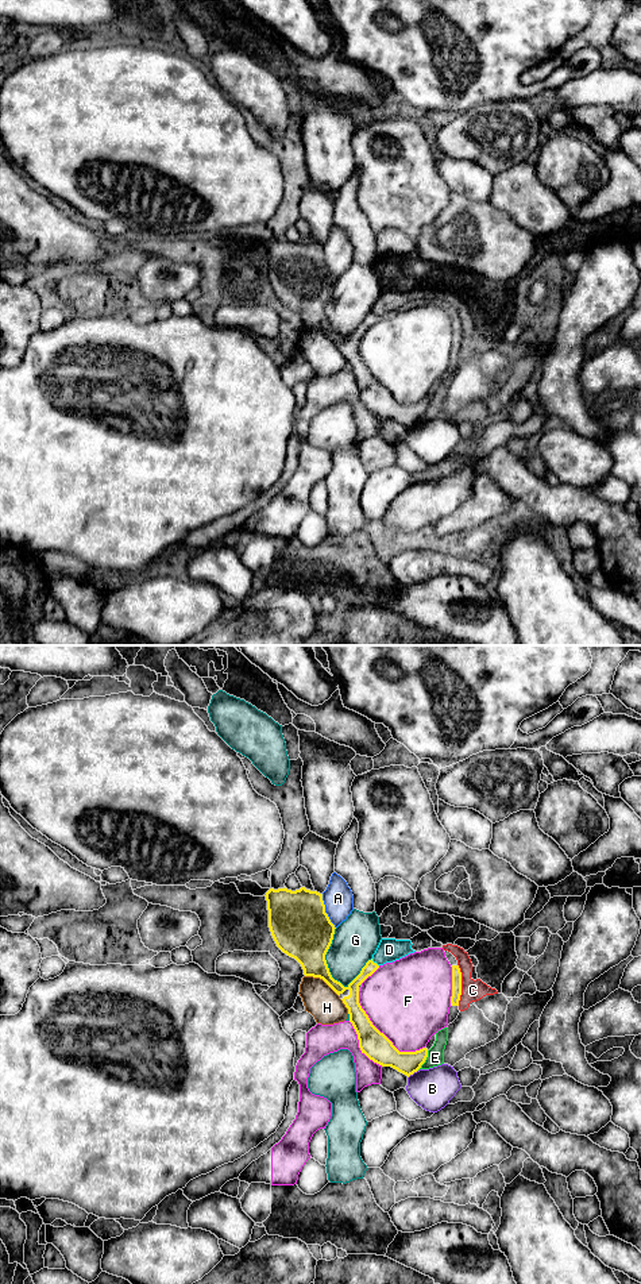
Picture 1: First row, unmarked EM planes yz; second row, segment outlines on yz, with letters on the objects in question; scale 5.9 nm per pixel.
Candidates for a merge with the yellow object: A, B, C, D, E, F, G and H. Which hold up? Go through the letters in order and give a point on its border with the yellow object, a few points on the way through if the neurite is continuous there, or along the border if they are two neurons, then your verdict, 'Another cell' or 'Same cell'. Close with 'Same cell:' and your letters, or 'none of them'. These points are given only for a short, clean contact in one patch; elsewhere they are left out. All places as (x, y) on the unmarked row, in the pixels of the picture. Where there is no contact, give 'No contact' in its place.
A: Touches yellow at yz (324, 263). Another cell
B: Touches yellow at yz (412, 425). Boundary: yz (417, 421), (408, 430). Another cell
C: Touches yellow at yz (460, 336). Boundary: yz (458, 316), (460, 324), (459, 357). Another cell
D: Touches yellow at yz (375, 315). Another cell
E: Touches yellow at yz (425, 411). Another cell
F: Touches yellow at yz (382, 385). Another cell
G: Touches yellow at yz (325, 312). Another cell
H: Touches yellow at yz (321, 330). Another cell
Same cell: none of them

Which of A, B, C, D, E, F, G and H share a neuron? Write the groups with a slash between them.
A / B / C D E / F / G / H

